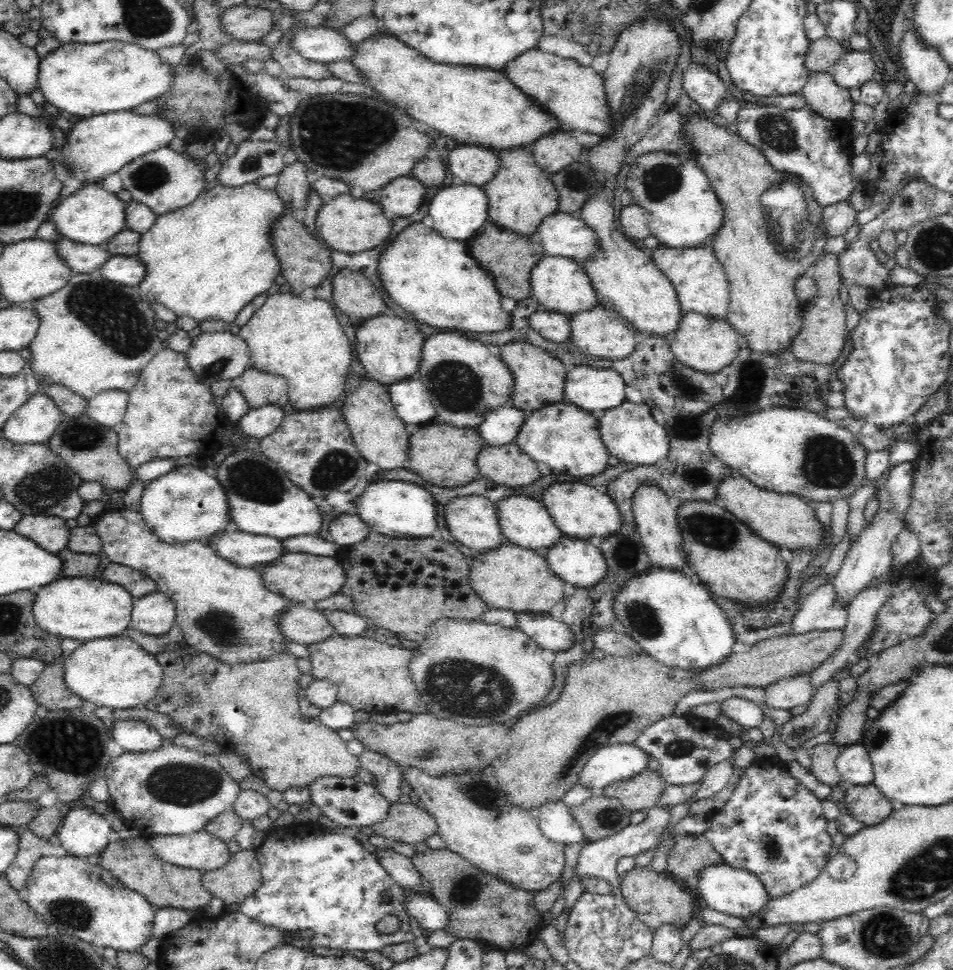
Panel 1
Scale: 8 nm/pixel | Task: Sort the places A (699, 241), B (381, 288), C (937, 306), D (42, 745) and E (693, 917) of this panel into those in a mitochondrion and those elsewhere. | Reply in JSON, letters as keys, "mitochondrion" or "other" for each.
{"A":"other","B":"other","C":"other","D":"mitochondrion","E":"other"}

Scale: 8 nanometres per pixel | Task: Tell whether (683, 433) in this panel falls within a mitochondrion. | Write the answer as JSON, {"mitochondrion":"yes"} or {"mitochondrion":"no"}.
{"mitochondrion":"yes"}

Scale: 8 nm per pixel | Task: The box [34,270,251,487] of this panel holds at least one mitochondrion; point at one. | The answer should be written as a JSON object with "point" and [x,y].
{"point":[114,317]}

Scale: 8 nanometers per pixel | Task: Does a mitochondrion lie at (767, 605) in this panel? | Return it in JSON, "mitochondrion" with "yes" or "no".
{"mitochondrion":"no"}

